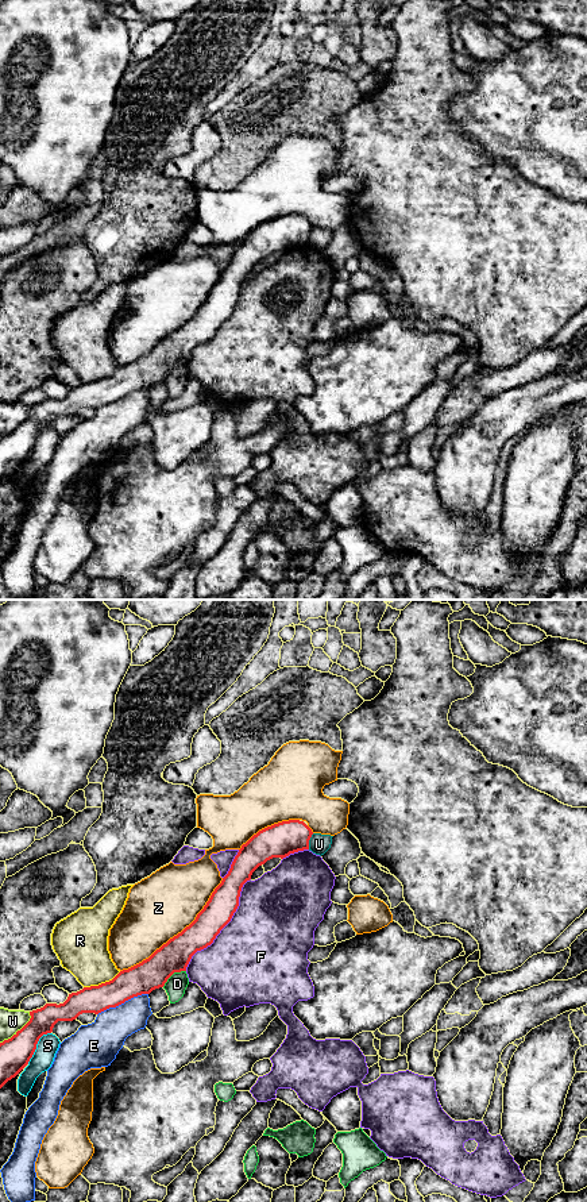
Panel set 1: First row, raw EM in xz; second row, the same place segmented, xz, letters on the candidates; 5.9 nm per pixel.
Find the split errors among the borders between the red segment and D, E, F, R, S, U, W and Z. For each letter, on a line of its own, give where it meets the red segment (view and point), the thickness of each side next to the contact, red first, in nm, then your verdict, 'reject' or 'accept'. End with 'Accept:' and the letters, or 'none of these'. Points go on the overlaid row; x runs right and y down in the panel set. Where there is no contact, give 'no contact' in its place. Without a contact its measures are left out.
D: meets red in xz at (173, 973); 190 nm thick on the red side, 120 nm on the other; reject
E: meets red in xz at (122, 1002); 180 nm thick on the red side, 240 nm on the other; reject
F: meets red in xz at (224, 925); 170 nm thick on the red side, 500 nm on the other; reject
R: meets red in xz at (101, 983); 180 nm thick on the red side, 300 nm on the other; reject
S: meets red in xz at (35, 1046); 190 nm thick on the red side, 130 nm on the other; reject
U: meets red in xz at (308, 842); 200 nm thick on the red side, 120 nm on the other; reject
W: meets red in xz at (18, 1031); 190 nm thick on the red side, 140 nm on the other; reject
Z: meets red in xz at (178, 933); 190 nm thick on the red side, 380 nm on the other; reject
Accept: none of these

